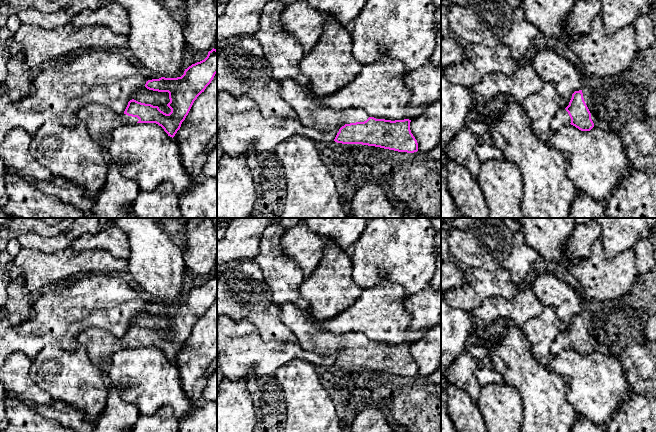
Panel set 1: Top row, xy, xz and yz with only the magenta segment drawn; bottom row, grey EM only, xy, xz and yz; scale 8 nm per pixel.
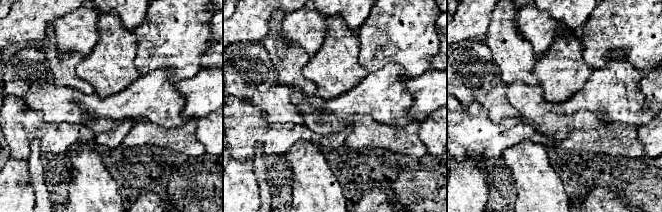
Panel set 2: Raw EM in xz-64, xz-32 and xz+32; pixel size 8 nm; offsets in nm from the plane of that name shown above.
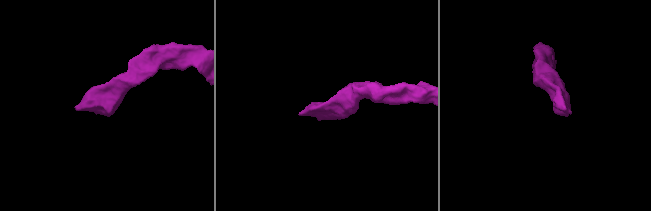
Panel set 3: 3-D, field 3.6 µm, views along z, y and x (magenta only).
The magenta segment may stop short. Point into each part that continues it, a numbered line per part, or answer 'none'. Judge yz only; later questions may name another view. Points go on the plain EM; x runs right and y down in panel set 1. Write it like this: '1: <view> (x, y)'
1: yz (562, 341)

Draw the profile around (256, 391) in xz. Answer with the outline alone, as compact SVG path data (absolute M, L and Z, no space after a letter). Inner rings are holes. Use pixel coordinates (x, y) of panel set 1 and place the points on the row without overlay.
M251 369L249 371L249 376L247 379L247 388L253 398L253 403L256 409L257 414L257 424L256 428L258 428L262 424L262 394L265 392L263 388L258 385L258 377L256 376L255 369Z

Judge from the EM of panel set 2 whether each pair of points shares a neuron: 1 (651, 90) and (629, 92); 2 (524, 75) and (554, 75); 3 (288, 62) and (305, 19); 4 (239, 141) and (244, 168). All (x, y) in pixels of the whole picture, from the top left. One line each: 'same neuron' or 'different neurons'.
1: different neurons
2: different neurons
3: different neurons
4: different neurons

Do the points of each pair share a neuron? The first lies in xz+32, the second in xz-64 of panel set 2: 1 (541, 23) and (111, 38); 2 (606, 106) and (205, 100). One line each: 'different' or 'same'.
1: different
2: different

